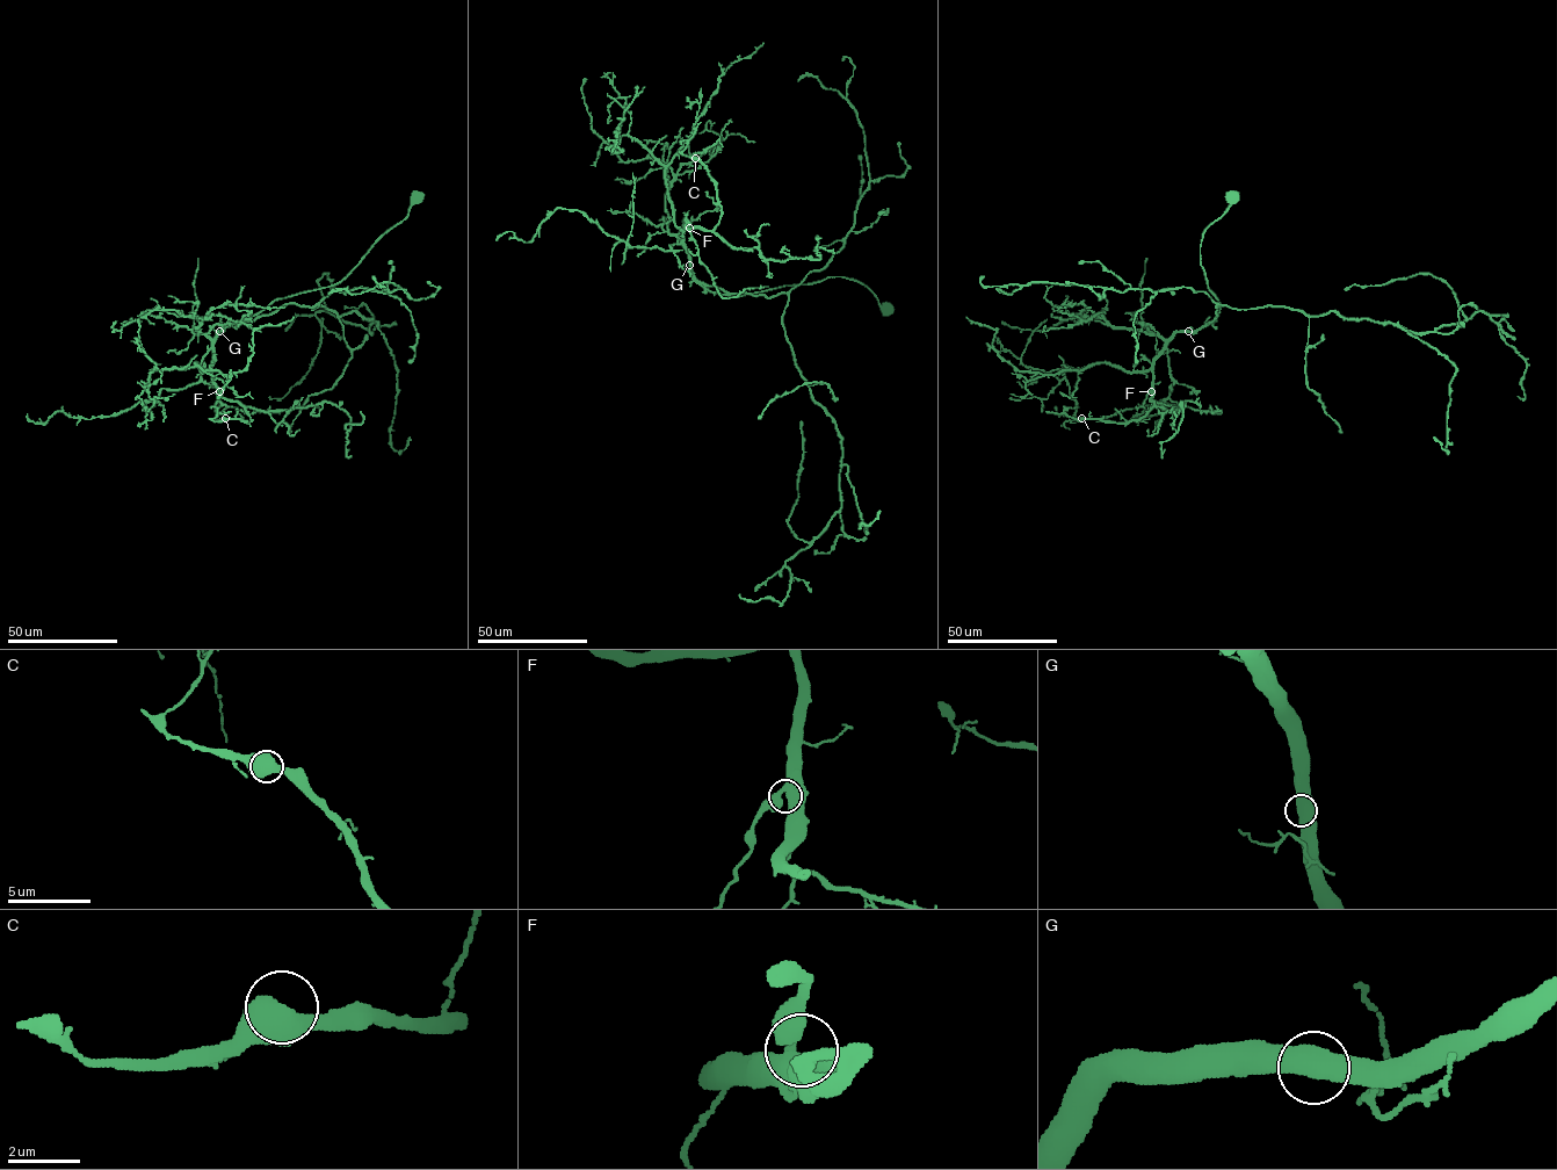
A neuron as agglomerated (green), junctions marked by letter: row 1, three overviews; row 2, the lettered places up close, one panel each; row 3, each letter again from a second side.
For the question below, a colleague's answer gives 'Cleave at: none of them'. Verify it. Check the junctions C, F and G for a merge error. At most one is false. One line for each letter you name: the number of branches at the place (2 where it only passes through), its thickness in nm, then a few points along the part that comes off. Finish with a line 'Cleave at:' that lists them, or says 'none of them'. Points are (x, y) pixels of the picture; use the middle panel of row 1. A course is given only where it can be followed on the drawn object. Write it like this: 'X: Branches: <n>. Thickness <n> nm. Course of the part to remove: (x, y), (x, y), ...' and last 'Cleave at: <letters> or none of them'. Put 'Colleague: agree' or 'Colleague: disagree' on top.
Colleague: agree
Cleave at: none of them

